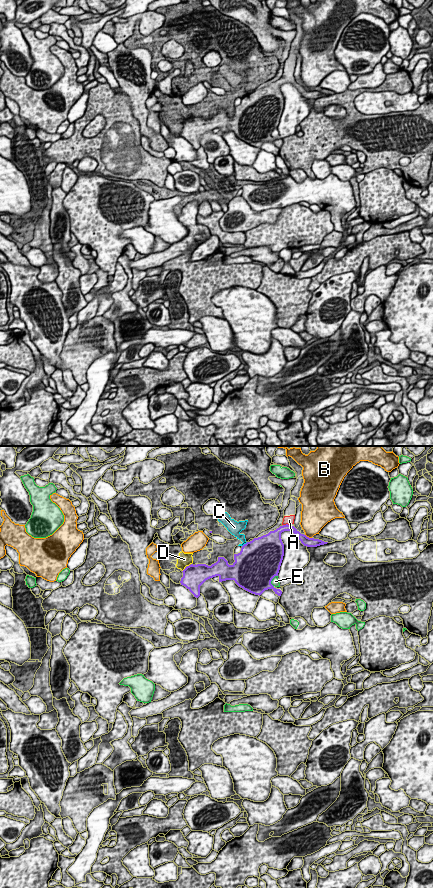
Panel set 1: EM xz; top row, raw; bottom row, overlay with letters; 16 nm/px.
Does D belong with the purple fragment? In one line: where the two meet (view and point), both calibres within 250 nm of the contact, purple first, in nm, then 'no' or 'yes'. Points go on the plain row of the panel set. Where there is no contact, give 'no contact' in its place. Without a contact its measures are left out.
meets purple in xz at (183, 122); 360 nm thick on the purple side, 220 nm on the other; no

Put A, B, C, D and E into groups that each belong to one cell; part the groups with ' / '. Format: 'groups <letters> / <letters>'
groups A / B / C D / E

